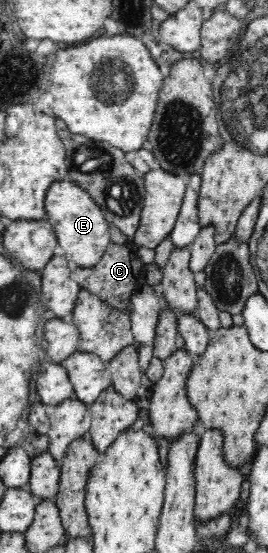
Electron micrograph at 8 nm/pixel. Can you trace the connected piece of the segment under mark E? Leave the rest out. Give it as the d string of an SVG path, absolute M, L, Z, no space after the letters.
M68 181L54 183L54 187L50 187L50 195L46 195L46 213L68 261L76 263L78 268L90 268L102 259L111 243L110 224L104 218L100 206L85 189Z

